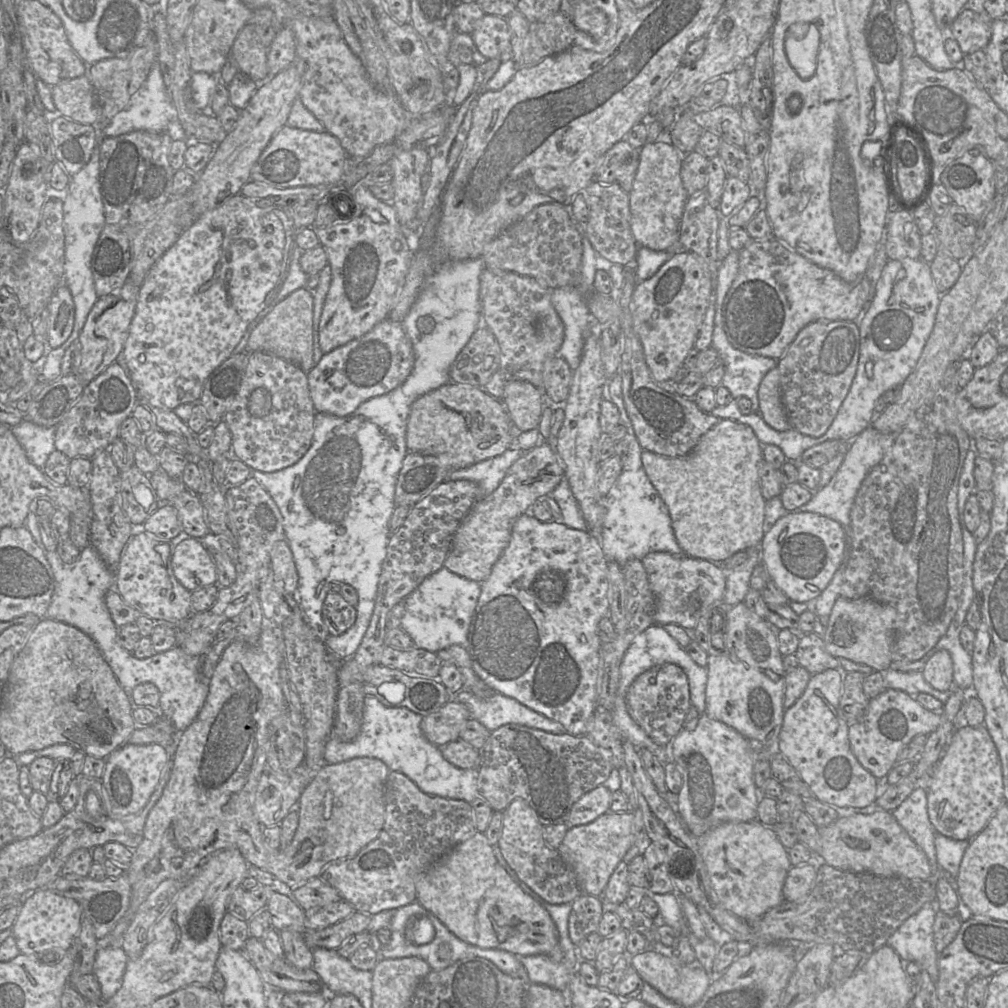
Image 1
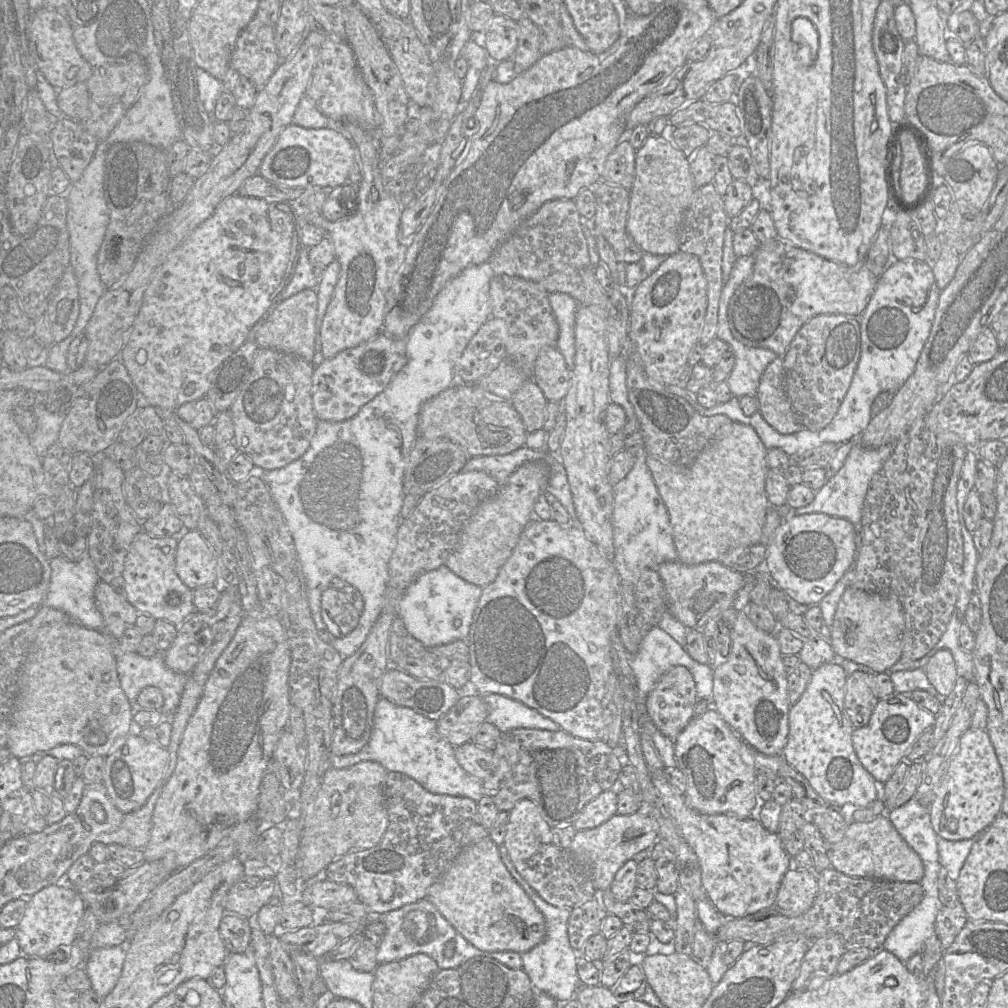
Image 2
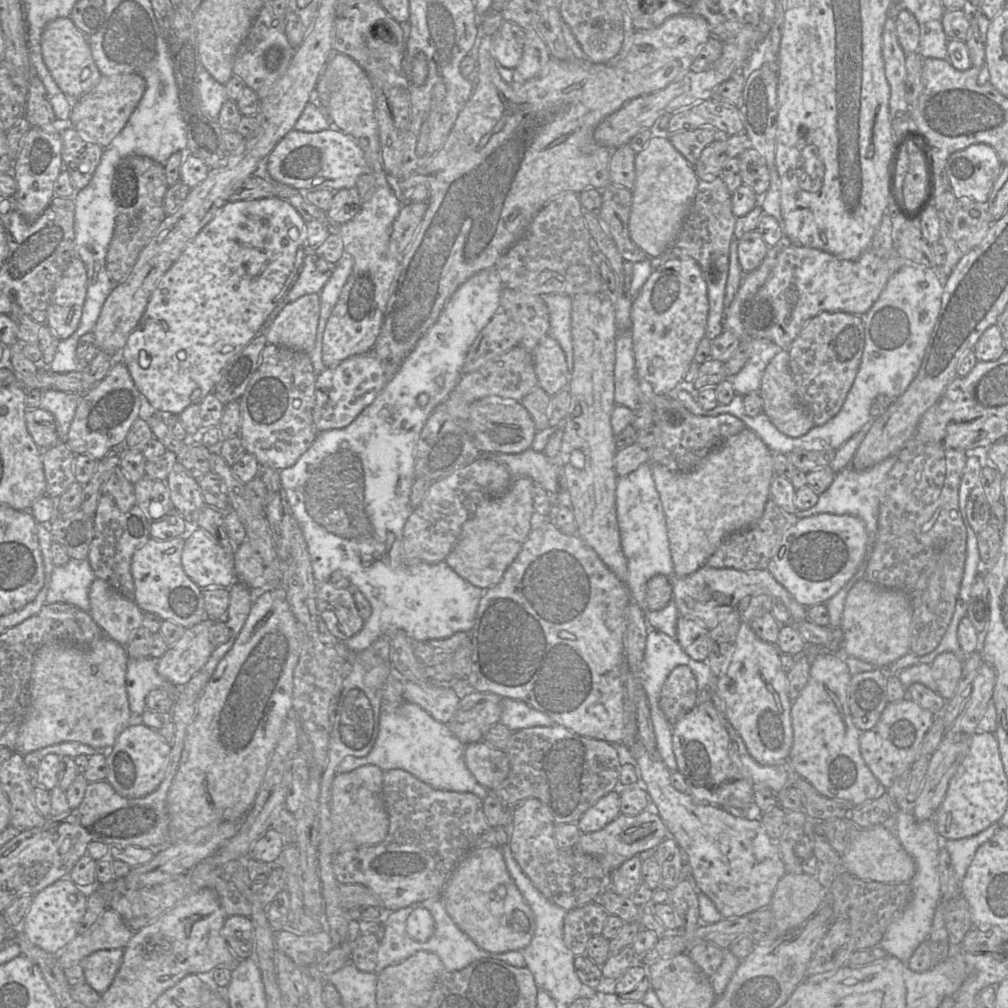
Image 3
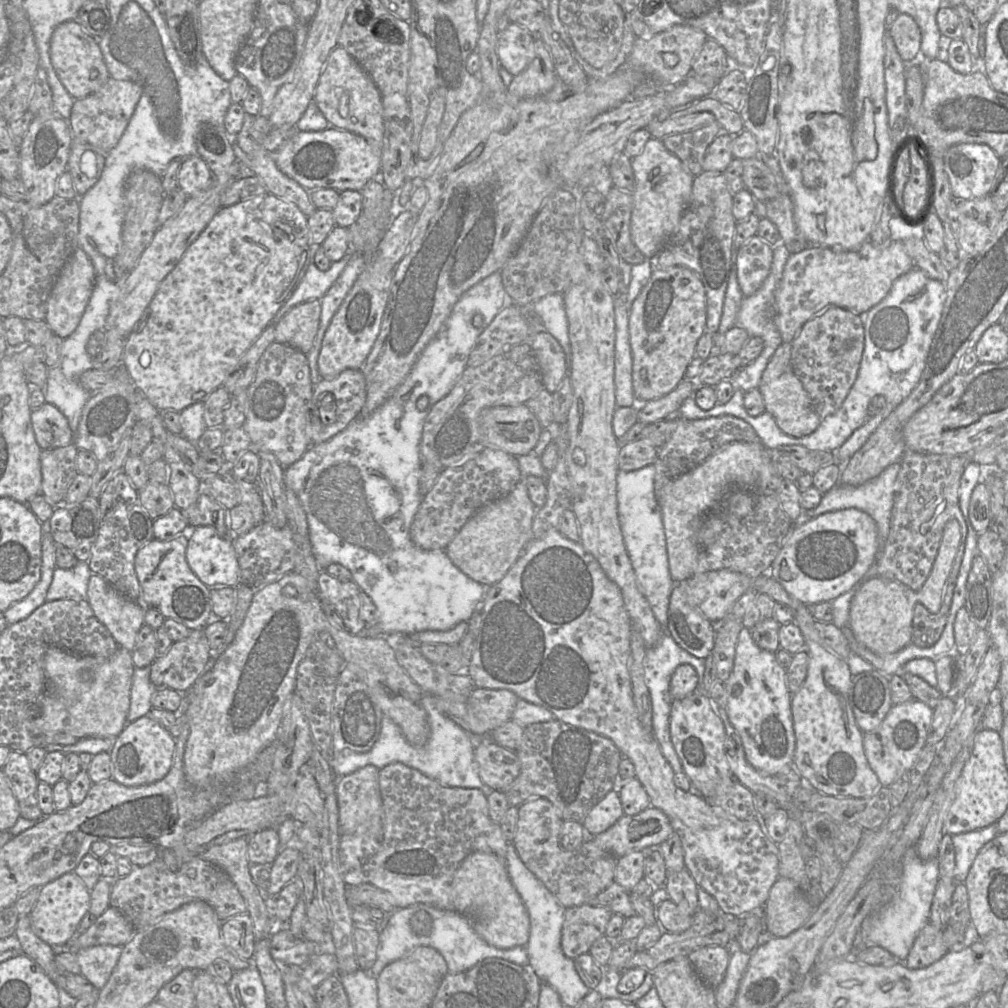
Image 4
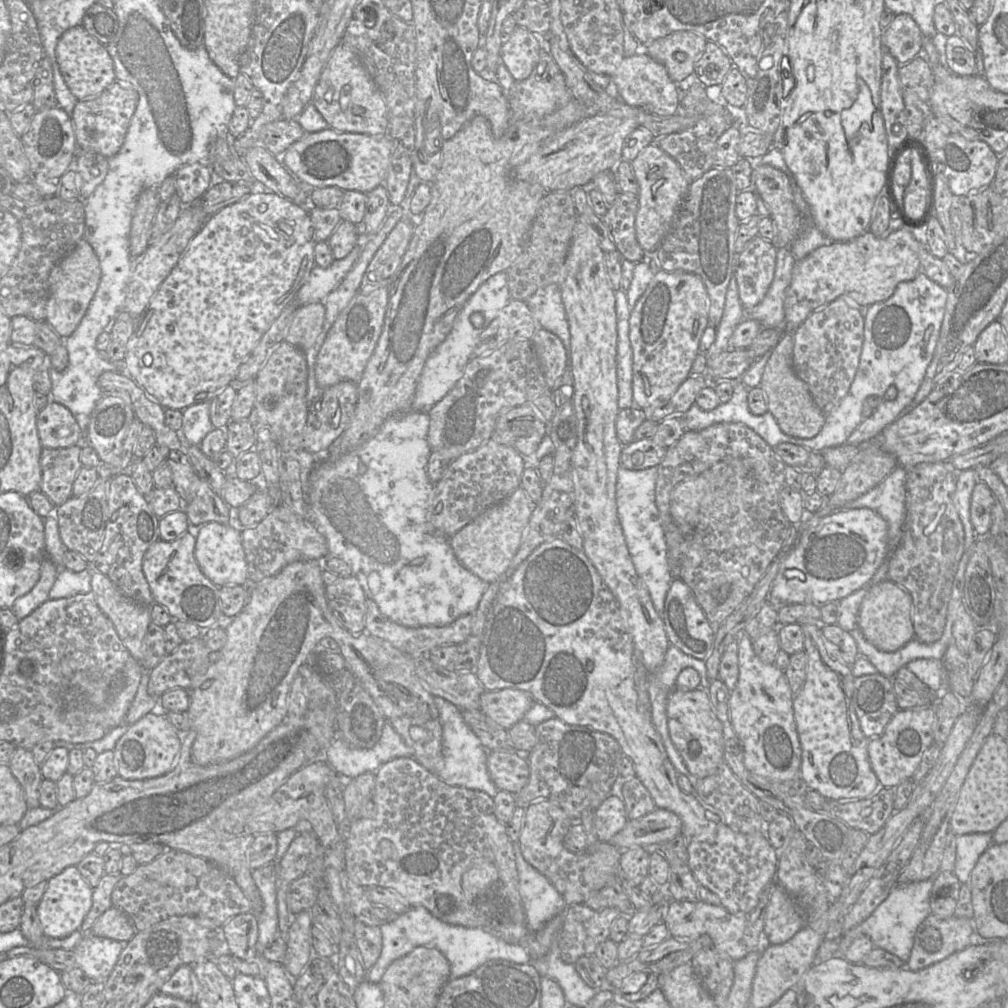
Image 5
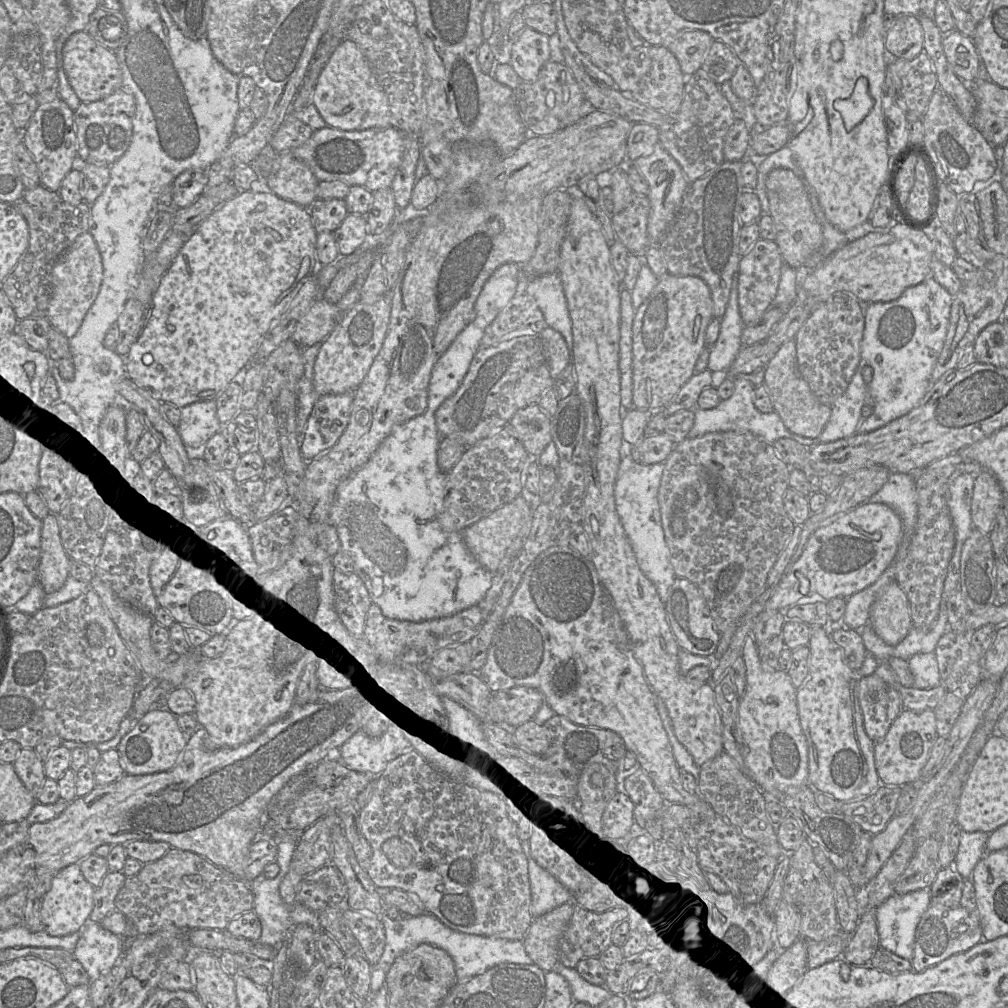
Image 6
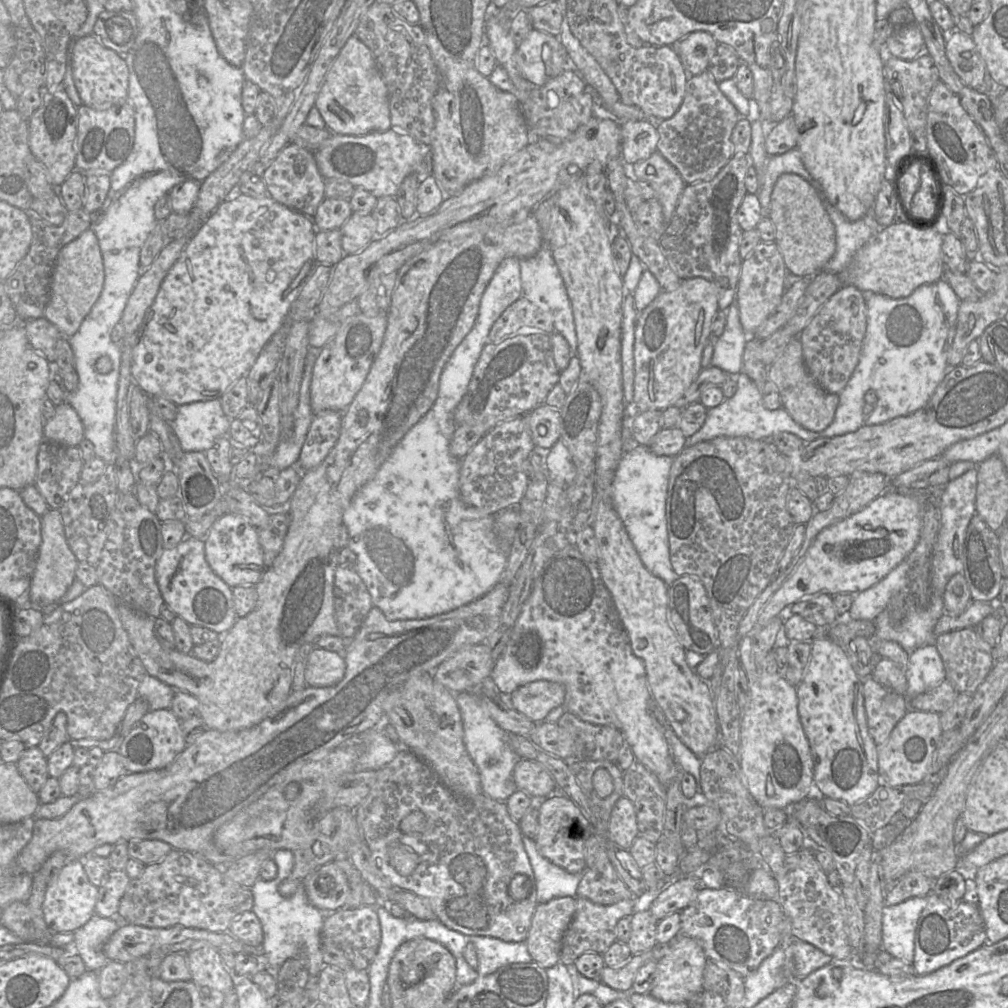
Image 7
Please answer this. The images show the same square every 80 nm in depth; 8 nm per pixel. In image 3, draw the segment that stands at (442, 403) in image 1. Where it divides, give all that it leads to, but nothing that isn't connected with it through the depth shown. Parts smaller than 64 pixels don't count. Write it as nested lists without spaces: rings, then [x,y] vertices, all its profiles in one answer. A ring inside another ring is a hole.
[[[489,396],[474,401],[468,410],[466,430],[482,454],[518,454],[531,448],[538,432],[529,412],[520,401]]]

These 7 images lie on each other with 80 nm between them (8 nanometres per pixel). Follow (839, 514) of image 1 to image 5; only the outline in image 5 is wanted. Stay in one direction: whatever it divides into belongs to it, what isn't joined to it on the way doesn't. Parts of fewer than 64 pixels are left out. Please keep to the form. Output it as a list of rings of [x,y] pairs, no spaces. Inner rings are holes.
[[[897,465],[881,483],[841,509],[868,508],[886,521],[888,532],[885,558],[891,558],[902,537],[906,517],[906,470]]]

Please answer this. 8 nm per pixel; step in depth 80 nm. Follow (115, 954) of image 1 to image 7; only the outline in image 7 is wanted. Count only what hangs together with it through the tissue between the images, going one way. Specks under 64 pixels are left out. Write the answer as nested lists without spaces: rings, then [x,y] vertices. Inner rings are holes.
[[[94,914],[86,924],[73,932],[74,941],[68,950],[82,958],[87,970],[99,972],[111,961],[104,954],[103,946],[119,926],[117,917],[105,918]]]

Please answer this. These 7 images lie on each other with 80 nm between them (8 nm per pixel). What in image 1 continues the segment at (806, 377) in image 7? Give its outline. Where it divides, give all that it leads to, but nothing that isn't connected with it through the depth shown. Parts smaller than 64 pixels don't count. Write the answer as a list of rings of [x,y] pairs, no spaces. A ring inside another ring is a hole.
[[[777,367],[768,371],[761,380],[758,400],[759,414],[766,424],[777,431],[791,428],[781,400],[780,372]]]

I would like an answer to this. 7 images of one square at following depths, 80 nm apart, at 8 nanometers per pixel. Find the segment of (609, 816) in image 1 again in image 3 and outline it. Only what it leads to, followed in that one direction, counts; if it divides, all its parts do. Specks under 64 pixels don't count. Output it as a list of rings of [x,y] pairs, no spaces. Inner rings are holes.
[[[649,803],[646,810],[637,815],[625,815],[620,813],[613,821],[602,829],[582,833],[577,844],[573,847],[598,859],[600,864],[610,873],[631,857],[644,850],[656,848],[658,844],[669,836],[667,827],[654,810],[654,805]]]

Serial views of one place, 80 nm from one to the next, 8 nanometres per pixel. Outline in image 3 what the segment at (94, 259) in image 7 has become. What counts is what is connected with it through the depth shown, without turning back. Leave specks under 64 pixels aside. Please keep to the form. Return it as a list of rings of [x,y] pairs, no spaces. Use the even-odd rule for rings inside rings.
[[[75,256],[55,286],[47,310],[46,324],[64,340],[78,328],[87,293],[87,270]]]

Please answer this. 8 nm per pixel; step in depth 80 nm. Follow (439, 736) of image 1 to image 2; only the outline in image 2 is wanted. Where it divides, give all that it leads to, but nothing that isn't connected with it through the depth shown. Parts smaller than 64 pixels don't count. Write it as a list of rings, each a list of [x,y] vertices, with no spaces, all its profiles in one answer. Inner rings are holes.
[[[483,696],[459,697],[450,710],[437,720],[439,734],[452,746],[471,741],[480,725],[486,721],[488,707]]]

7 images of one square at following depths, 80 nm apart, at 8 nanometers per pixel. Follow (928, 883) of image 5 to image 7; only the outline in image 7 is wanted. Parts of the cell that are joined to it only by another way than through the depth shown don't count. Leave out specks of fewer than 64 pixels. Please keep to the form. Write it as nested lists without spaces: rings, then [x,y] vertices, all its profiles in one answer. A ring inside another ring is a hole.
[[[916,896],[896,905],[884,905],[882,949],[906,963],[913,963],[916,927],[926,904],[927,896]]]

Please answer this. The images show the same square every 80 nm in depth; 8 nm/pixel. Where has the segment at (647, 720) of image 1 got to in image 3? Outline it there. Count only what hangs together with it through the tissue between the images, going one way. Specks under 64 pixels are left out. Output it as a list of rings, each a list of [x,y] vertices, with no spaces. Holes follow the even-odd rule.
[[[678,665],[662,686],[659,707],[674,726],[696,706],[697,695],[697,681],[692,670],[687,665]]]

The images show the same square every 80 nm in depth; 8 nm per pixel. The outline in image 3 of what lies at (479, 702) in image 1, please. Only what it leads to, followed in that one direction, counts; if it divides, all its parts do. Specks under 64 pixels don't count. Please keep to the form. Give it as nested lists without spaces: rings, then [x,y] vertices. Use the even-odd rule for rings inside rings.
[[[502,697],[500,703],[500,722],[513,732],[523,728],[555,724],[547,714],[531,707],[522,700]]]

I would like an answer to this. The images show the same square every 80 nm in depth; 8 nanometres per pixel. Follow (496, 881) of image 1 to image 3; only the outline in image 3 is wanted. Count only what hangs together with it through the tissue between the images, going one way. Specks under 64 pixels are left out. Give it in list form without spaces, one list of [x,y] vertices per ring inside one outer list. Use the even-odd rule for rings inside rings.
[[[500,847],[468,851],[452,871],[439,899],[454,923],[488,952],[523,950],[531,942],[535,917],[510,876]]]

